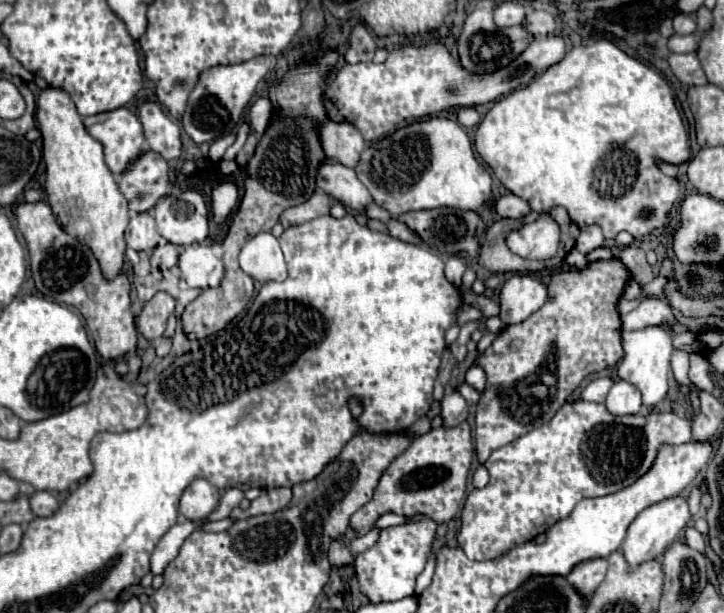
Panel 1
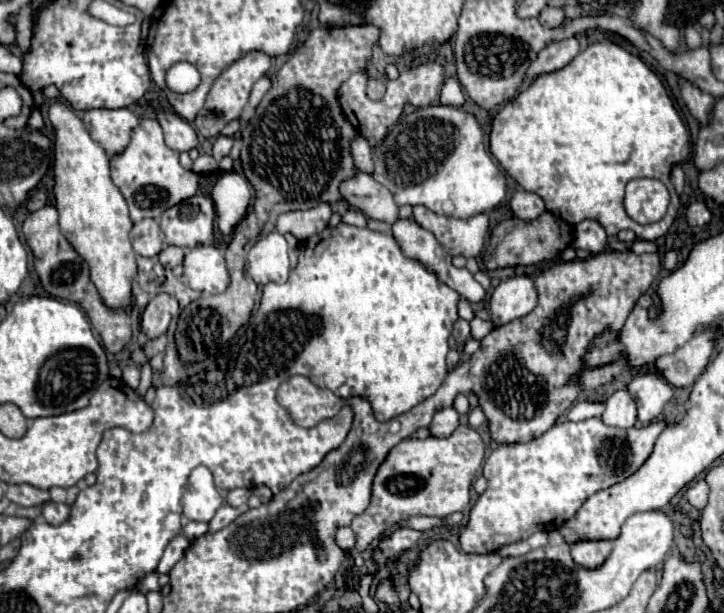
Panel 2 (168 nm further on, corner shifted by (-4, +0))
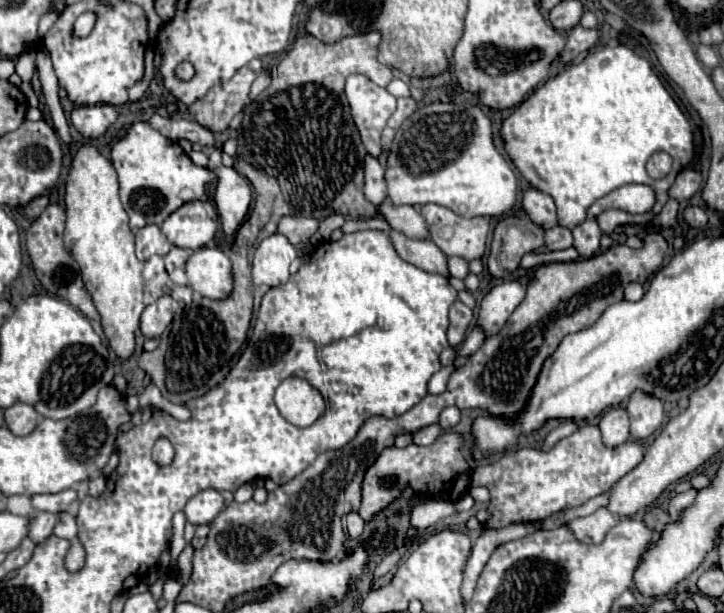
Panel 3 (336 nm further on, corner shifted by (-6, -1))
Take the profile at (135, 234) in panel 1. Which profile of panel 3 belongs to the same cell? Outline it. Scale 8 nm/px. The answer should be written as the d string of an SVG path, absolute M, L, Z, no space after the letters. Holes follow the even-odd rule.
M148 224L146 228L140 228L138 232L136 232L136 256L138 256L138 260L148 260L150 256L154 256L154 254L160 254L160 256L164 256L164 254L168 254L168 250L170 250L172 246L170 246L170 242L166 240L166 236L162 234L162 230L158 228L158 226L154 226L154 224Z

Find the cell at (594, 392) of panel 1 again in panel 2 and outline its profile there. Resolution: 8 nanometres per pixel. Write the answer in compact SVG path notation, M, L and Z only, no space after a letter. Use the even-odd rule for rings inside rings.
M578 401L570 411L568 419L570 421L584 421L588 417L600 417L604 413L604 401Z

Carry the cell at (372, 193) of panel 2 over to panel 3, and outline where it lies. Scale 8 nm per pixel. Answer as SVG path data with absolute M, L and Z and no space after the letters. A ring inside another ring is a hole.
M388 198L380 204L380 210L388 224L406 234L414 240L426 240L428 238L428 224L420 212L416 212L412 206L394 206Z

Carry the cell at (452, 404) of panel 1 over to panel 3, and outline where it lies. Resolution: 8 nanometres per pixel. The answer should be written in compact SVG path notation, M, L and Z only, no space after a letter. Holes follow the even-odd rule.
M430 424L430 426L426 426L426 428L422 428L422 430L412 434L412 444L416 444L416 446L430 446L442 432L444 430L442 430L440 424Z

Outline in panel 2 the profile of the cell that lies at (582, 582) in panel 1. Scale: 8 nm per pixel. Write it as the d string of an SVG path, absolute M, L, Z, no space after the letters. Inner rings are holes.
M580 541L580 543L574 543L570 549L572 549L572 559L580 563L580 567L592 569L592 567L600 567L600 563L608 559L612 551L612 543L610 541Z

